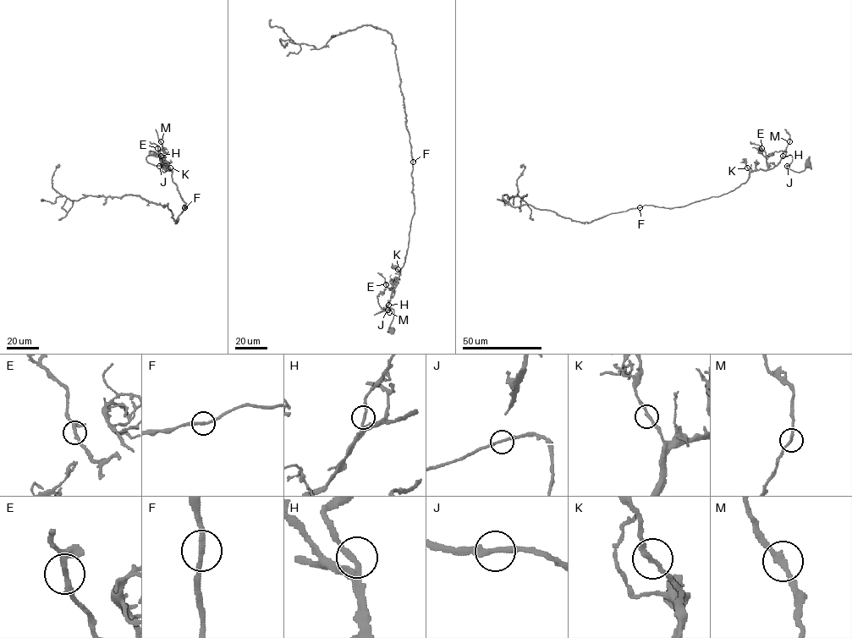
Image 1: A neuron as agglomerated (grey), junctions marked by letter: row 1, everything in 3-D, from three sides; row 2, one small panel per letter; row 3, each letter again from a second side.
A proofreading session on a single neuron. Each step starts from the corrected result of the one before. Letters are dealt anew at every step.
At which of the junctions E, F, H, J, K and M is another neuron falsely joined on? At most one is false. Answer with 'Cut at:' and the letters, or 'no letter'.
Cut at: no letter

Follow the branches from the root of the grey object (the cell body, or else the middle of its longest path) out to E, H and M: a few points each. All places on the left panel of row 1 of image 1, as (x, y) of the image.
E: (164, 165), (163, 172), (164, 167), (146, 160), (149, 155), (158, 156), (165, 167), (157, 148)
H: (164, 165), (161, 168), (163, 172), (166, 171), (164, 167), (150, 163), (146, 160), (149, 155), (161, 156)
M: (164, 165), (163, 172), (164, 167), (150, 163), (146, 158), (160, 156), (161, 141)

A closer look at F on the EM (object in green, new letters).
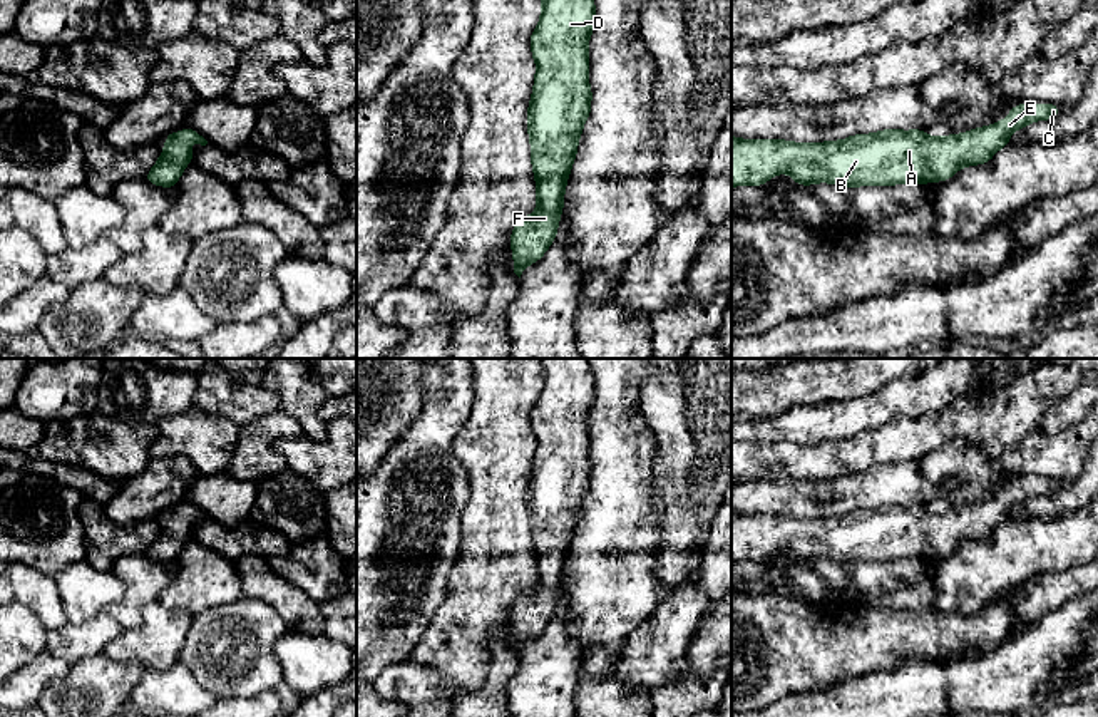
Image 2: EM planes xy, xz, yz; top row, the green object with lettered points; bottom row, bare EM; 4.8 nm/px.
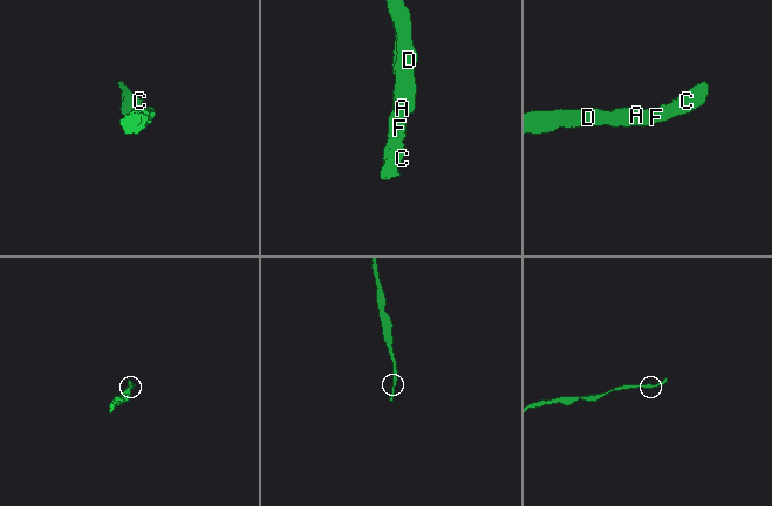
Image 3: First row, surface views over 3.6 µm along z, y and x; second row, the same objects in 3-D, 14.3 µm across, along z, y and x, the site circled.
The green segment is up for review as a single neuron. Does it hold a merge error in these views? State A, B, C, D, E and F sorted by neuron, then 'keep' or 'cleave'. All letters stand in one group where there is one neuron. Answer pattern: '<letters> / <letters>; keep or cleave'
A B C D E F; keep

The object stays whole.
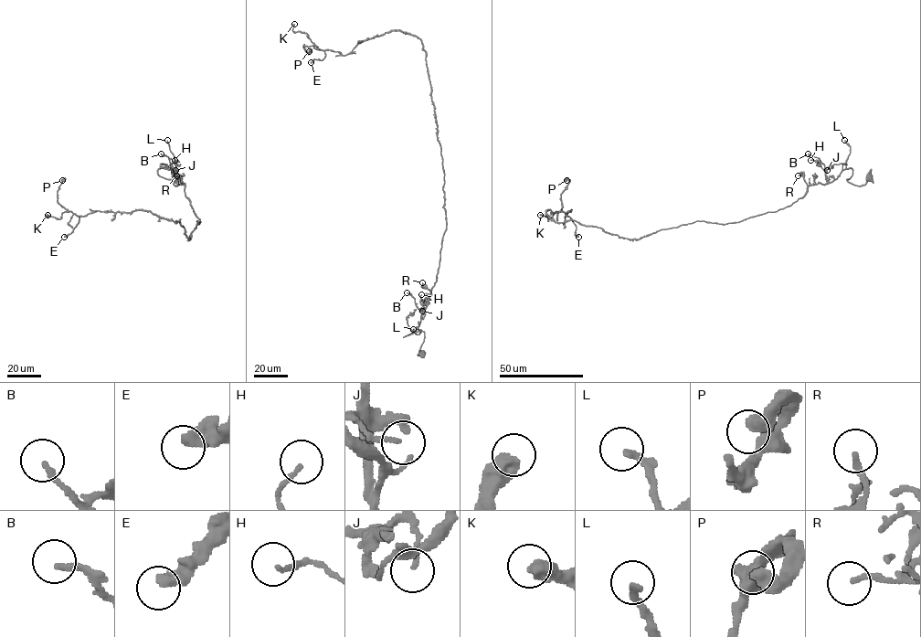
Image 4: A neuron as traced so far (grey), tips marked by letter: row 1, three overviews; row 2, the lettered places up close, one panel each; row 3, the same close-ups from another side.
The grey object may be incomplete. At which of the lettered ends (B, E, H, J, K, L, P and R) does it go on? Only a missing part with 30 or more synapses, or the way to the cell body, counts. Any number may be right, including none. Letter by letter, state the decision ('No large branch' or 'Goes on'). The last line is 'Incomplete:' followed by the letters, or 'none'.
B: No large branch
E: No large branch
H: No large branch
J: No large branch
K: No large branch
L: No large branch
P: No large branch
R: No large branch
Incomplete: none

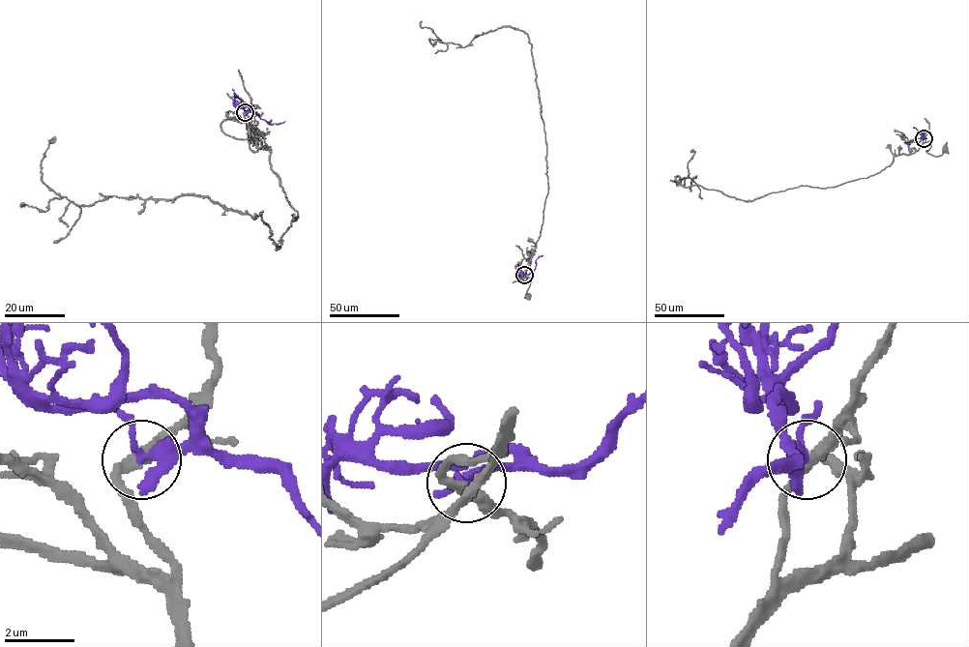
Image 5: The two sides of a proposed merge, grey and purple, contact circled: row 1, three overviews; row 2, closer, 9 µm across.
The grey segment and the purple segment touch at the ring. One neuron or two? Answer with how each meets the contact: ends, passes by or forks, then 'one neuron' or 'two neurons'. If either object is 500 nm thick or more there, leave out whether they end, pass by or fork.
grey passes by | purple forks | two neurons

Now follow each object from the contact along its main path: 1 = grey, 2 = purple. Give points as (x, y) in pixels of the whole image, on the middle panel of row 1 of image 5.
1: (524, 275), (513, 282), (530, 279), (526, 293), (528, 295)
2: (524, 275), (535, 269), (536, 259), (543, 255)

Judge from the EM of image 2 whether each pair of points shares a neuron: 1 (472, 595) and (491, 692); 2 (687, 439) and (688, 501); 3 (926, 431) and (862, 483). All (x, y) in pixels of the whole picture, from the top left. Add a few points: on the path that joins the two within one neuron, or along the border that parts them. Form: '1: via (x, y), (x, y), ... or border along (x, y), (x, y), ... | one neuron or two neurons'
1: border along (492, 632), (486, 680), (472, 691), (456, 694) | two neurons
2: via (688, 454), (688, 486) | one neuron
3: border along (906, 461), (846, 474) | two neurons

